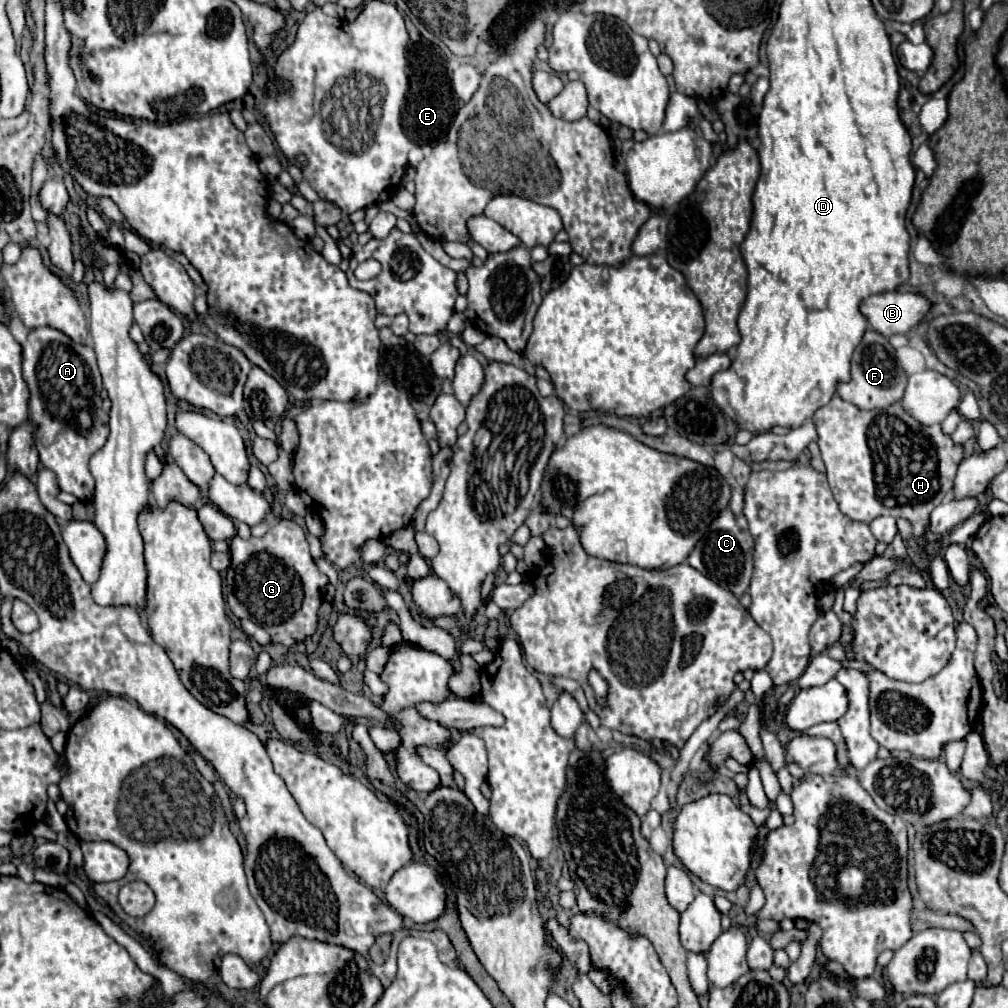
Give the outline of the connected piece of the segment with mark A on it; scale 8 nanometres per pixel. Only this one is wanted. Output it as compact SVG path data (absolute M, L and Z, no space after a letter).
M42 326L36 330L30 330L28 342L22 350L22 374L30 390L30 402L28 402L28 418L38 426L36 432L36 448L40 452L40 462L52 470L58 478L58 486L62 492L70 492L78 496L84 504L92 502L94 498L94 480L88 470L88 460L92 454L96 454L108 436L108 412L102 410L100 390L102 390L102 378L96 364L96 356L90 344L74 344L66 334Z

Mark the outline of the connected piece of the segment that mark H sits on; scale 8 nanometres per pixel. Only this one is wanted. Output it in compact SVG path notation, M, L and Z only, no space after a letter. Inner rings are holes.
M834 396L826 406L816 410L812 422L818 430L818 446L826 464L828 484L840 510L848 518L866 524L878 516L902 516L912 522L914 536L924 536L930 512L942 502L946 494L952 492L964 448L954 446L952 438L942 434L940 424L922 426L900 404L892 404L882 410L860 410L840 396Z

